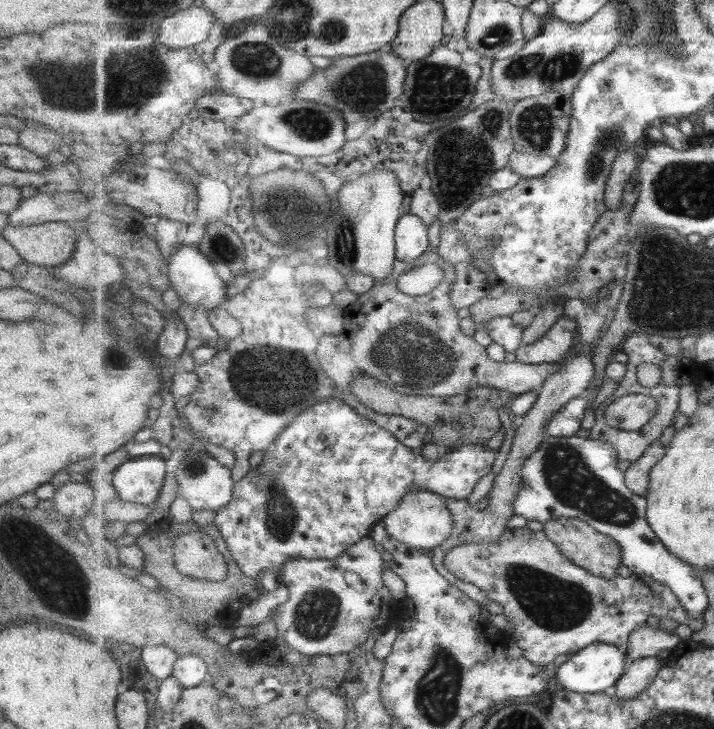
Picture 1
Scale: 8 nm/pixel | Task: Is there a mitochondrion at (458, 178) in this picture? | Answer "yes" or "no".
yes

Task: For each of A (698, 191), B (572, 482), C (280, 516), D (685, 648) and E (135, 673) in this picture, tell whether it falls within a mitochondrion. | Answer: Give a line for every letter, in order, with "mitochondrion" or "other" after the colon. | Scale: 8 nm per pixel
A: mitochondrion
B: mitochondrion
C: mitochondrion
D: other
E: other

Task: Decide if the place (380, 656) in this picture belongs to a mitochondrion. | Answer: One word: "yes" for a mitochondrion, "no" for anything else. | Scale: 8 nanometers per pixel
no

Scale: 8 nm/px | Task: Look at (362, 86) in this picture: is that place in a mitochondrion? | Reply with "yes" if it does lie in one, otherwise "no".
yes

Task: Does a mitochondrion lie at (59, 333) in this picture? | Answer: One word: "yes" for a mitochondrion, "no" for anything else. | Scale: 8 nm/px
no

